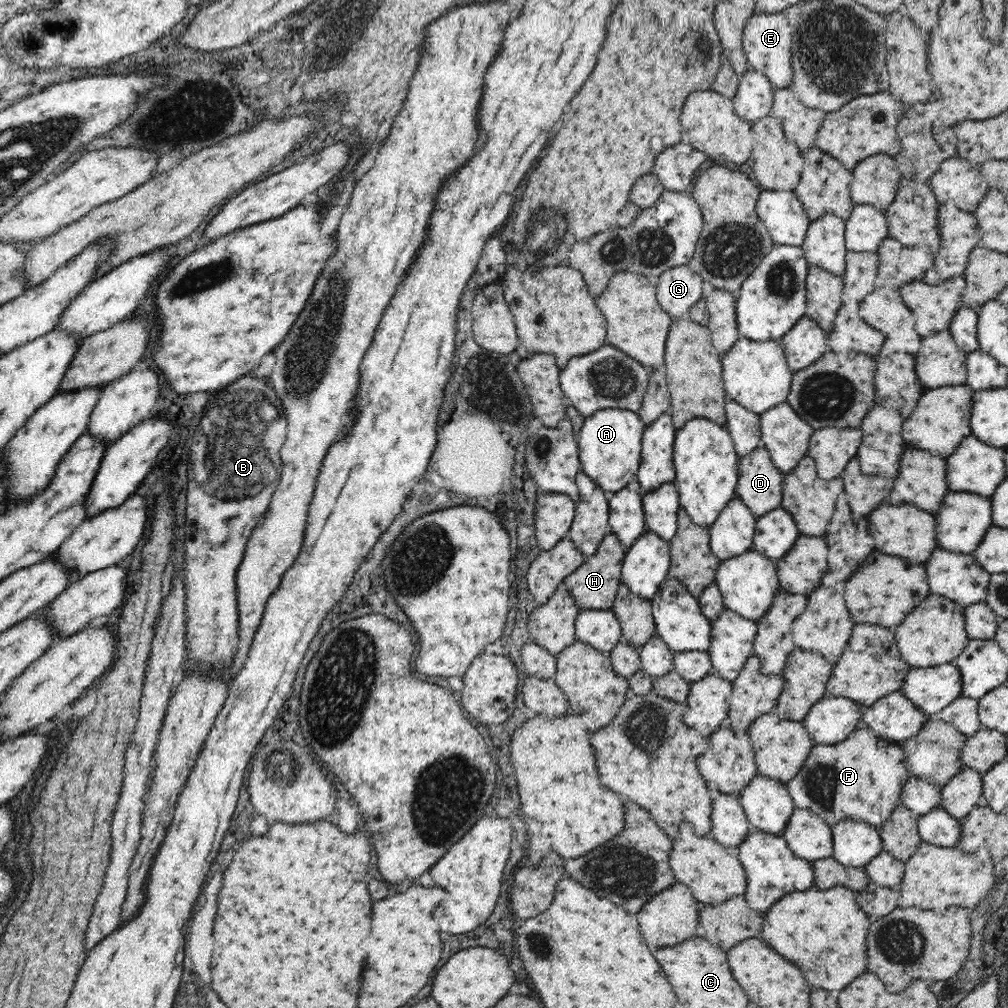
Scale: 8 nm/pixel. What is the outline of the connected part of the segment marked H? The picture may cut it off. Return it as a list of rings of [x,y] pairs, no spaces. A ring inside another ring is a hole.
[[[609,533],[602,539],[597,551],[591,557],[586,556],[585,561],[564,579],[563,583],[568,587],[581,610],[612,610],[618,587],[622,584],[621,570],[626,553],[626,548],[617,536]]]

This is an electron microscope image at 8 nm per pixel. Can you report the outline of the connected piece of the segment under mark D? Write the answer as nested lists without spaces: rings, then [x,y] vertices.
[[[762,446],[739,460],[737,498],[756,517],[767,515],[772,509],[782,508],[783,472],[776,468],[769,452]]]

